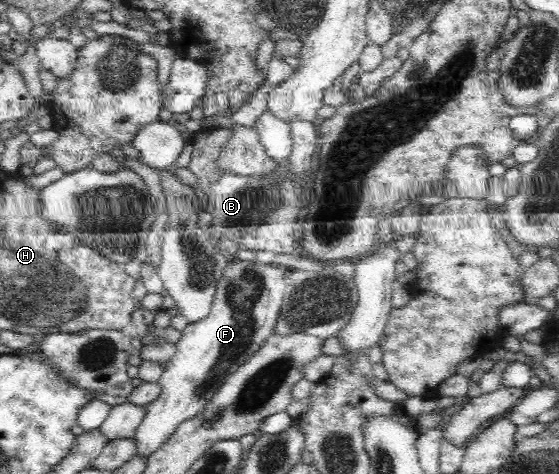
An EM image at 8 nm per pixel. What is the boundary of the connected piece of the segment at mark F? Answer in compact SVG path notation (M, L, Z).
M237 258L229 259L228 264L217 281L216 292L214 295L213 307L208 317L197 323L187 324L181 332L182 336L175 343L175 355L169 359L169 365L158 379L160 394L146 405L146 414L143 421L136 427L134 440L137 446L136 455L150 457L157 452L173 435L178 425L186 422L187 419L195 417L211 397L217 393L222 383L242 367L251 355L264 344L264 341L273 334L275 322L278 319L279 311L283 304L284 289L286 286L284 275L286 269L277 265L240 260Z

